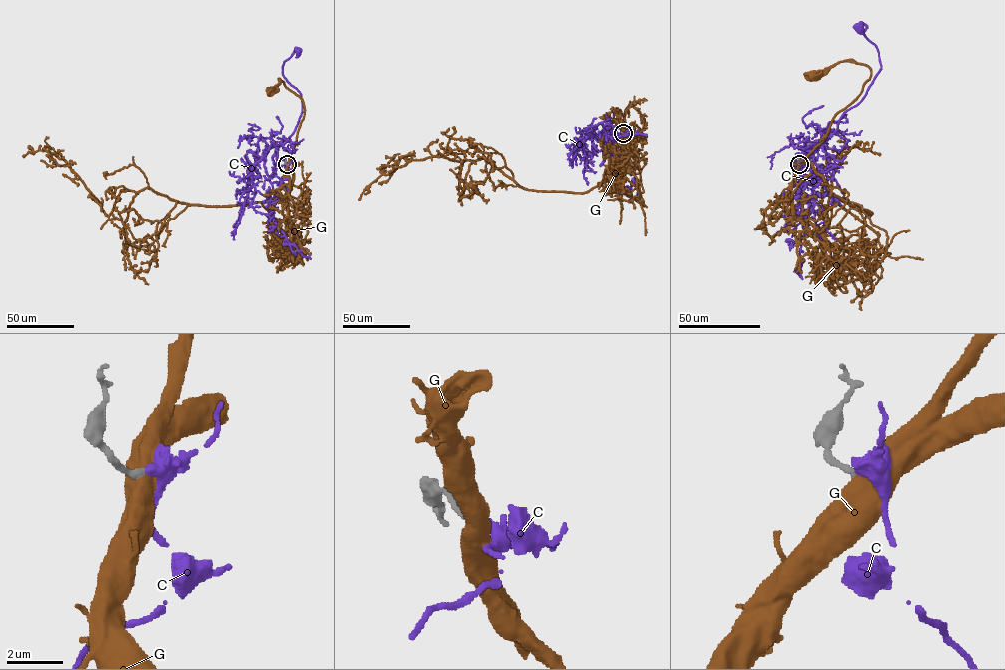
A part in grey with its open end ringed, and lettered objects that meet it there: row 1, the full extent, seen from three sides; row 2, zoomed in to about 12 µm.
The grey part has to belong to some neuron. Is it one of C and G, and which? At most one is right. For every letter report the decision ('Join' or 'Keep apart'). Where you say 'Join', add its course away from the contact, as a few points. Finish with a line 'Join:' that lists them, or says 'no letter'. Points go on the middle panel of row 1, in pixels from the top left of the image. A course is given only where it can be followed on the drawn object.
C: Join
G: Keep apart
Join: C

